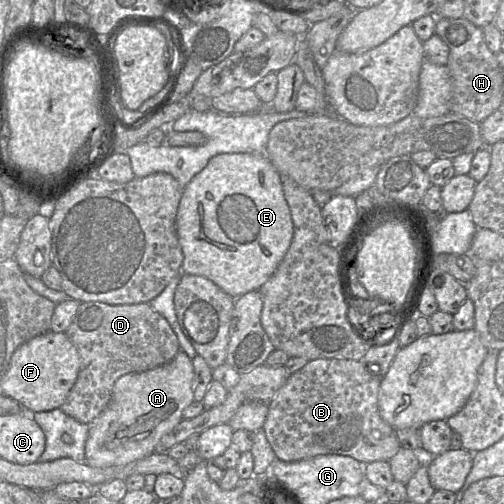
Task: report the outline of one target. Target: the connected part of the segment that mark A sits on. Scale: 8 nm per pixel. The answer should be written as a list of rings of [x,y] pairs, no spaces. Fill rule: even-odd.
[[[180,349],[168,363],[144,372],[128,373],[114,384],[111,400],[103,412],[89,425],[85,443],[85,463],[92,467],[110,467],[128,464],[158,451],[161,438],[170,432],[182,419],[183,410],[193,401],[192,360]]]

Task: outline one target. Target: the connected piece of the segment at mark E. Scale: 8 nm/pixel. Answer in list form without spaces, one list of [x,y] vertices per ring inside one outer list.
[[[221,153],[182,188],[176,214],[176,234],[183,253],[181,274],[203,276],[238,298],[259,288],[272,276],[286,254],[294,234],[282,175],[264,154]]]

